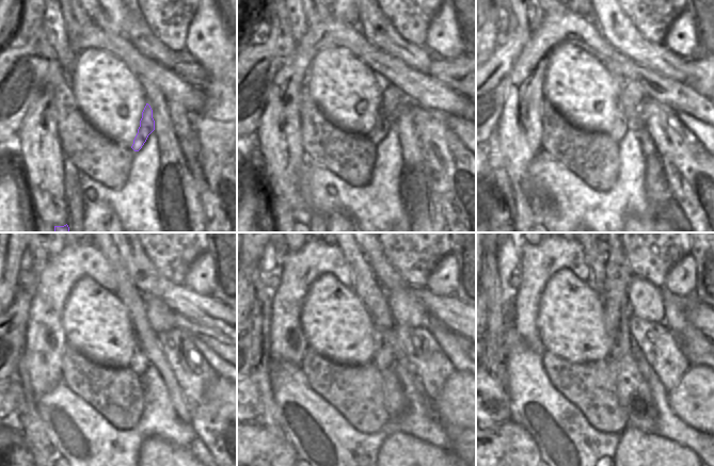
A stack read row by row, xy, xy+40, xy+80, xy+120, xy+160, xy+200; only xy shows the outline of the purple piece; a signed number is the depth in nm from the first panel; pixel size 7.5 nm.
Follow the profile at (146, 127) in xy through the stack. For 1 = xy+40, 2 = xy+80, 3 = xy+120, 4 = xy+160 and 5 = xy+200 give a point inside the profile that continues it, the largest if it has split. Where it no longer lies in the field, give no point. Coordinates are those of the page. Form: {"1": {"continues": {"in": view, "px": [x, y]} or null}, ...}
{"1": {"continues": {"in": "xy+40", "px": [393, 97]}}, "2": {"continues": {"in": "xy+80", "px": [632, 93]}}, "3": {"continues": {"in": "xy+120", "px": [161, 318]}}, "4": {"continues": {"in": "xy+160", "px": [406, 308]}}, "5": {"continues": {"in": "xy+200", "px": [646, 300]}}}

